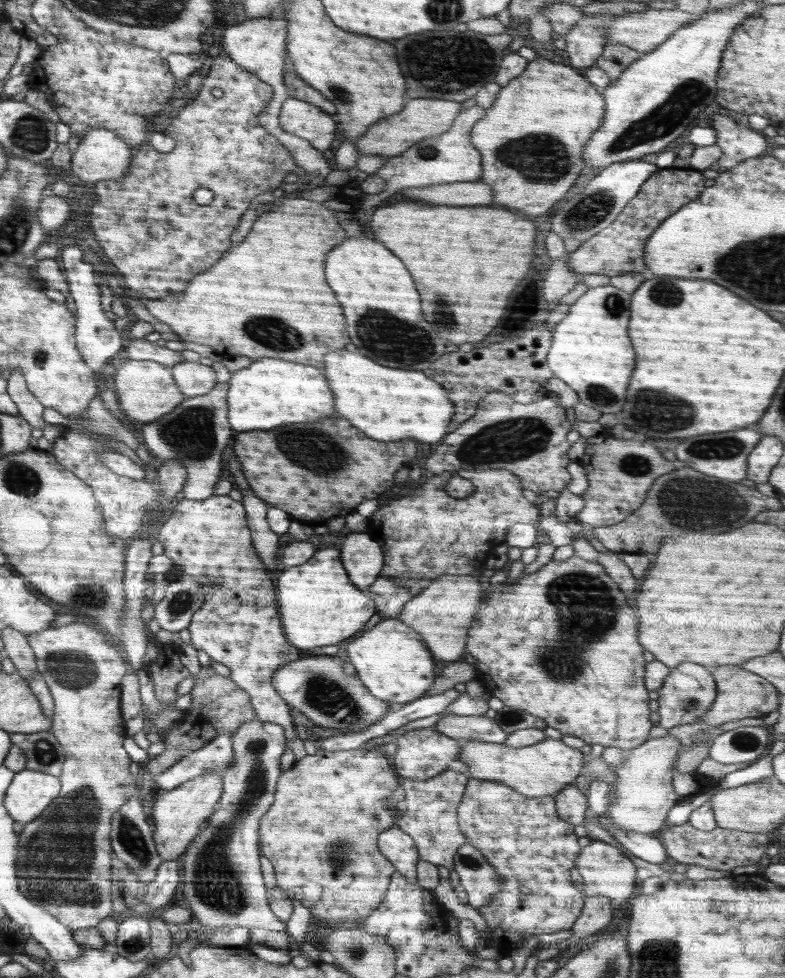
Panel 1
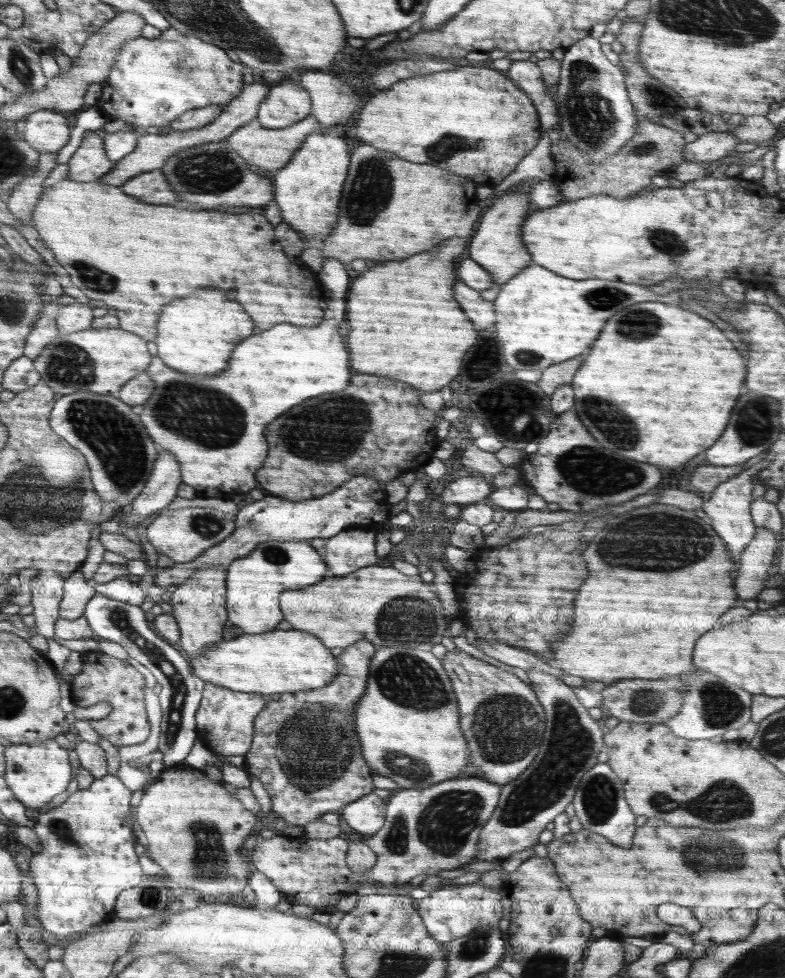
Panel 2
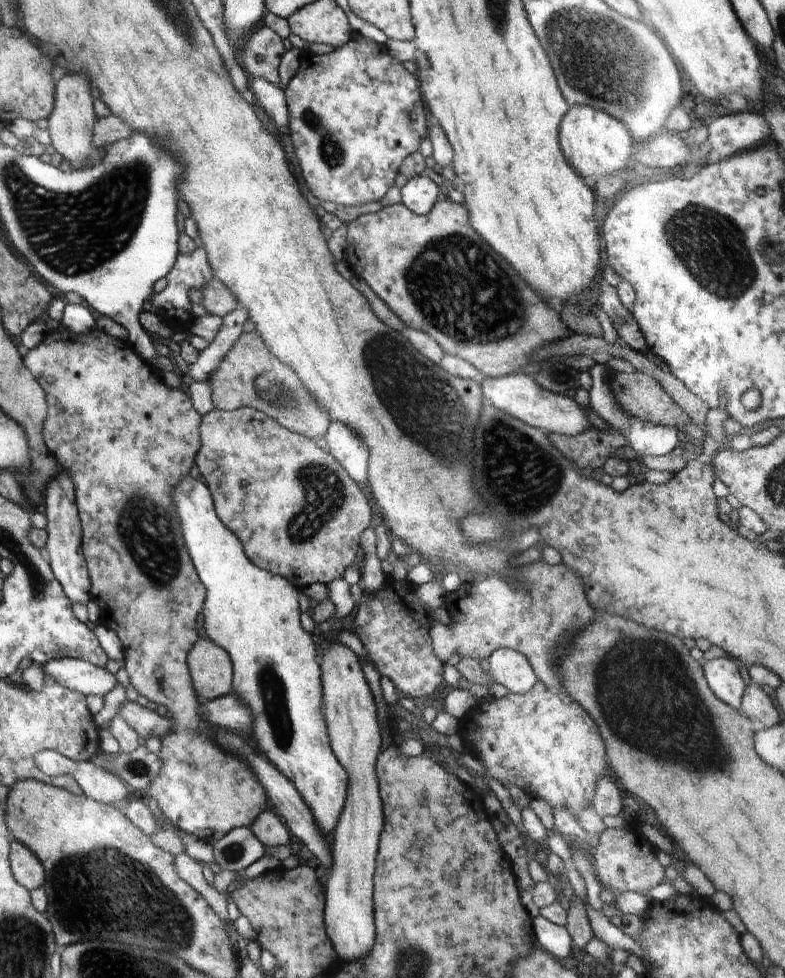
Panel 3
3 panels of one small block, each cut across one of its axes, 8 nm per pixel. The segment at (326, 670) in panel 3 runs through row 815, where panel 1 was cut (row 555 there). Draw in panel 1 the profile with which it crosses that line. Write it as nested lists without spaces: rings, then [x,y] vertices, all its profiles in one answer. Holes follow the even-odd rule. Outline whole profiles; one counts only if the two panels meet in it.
[[[350,534],[344,540],[340,552],[342,552],[342,564],[350,580],[360,590],[366,590],[378,578],[384,566],[382,550],[372,538],[368,538],[368,534]]]

